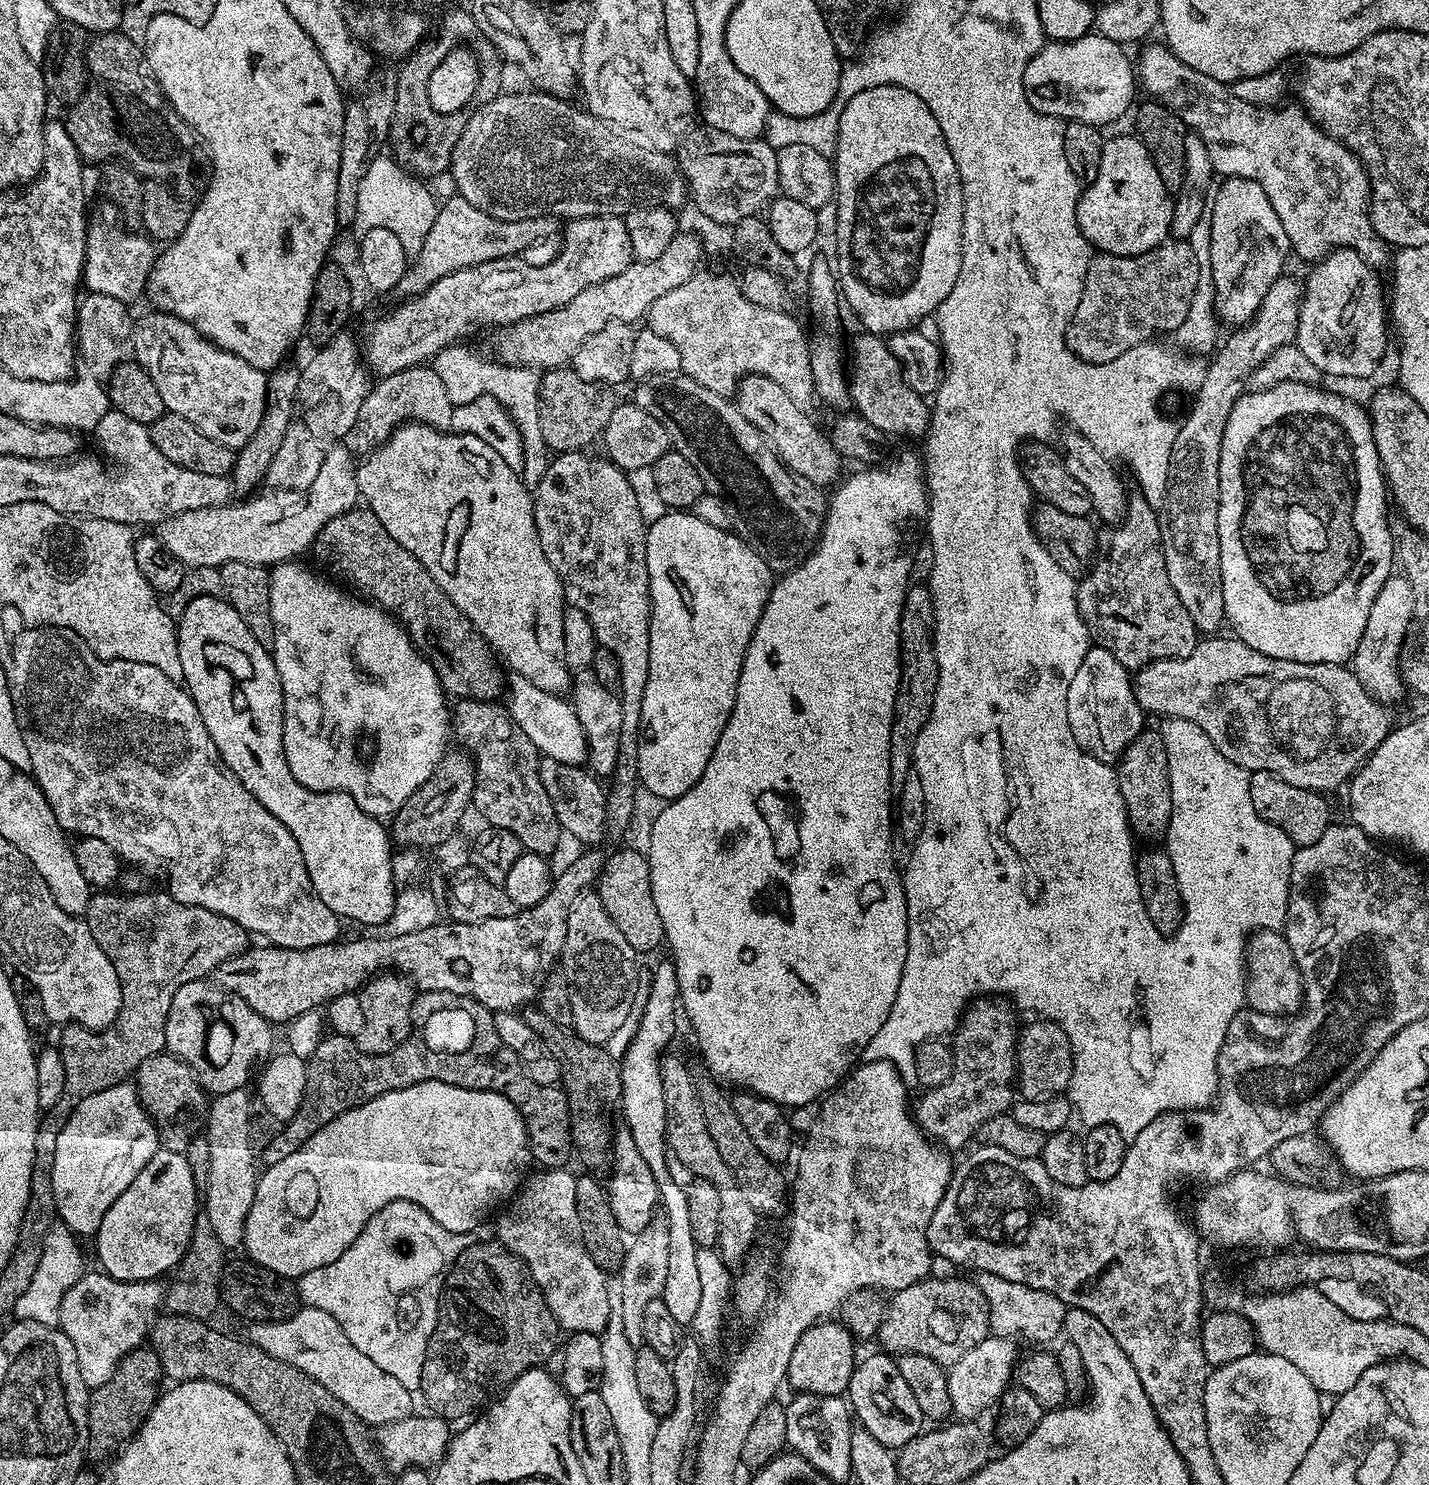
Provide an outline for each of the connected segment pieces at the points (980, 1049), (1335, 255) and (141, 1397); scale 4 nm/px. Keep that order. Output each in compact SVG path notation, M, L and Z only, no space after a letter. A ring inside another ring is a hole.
M977 998L968 1005L954 1033L956 1041L950 1044L950 1078L942 1086L927 1089L917 1104L915 1101L916 1123L926 1136L945 1149L967 1149L981 1126L990 1118L1005 1115L1017 1099L1017 1013L1007 1003L999 1004L998 1001L996 998Z
M1333 250L1311 268L1308 281L1305 279L1302 284L1304 296L1300 299L1300 321L1294 343L1325 377L1345 376L1348 380L1360 380L1379 366L1388 348L1390 324L1386 319L1386 288L1380 285L1380 276L1376 273L1379 271L1351 250Z
M141 1346L129 1352L114 1370L110 1382L91 1389L88 1397L88 1454L87 1459L104 1460L115 1457L135 1436L145 1416L150 1414L162 1395L160 1380L165 1379L160 1360L151 1347Z

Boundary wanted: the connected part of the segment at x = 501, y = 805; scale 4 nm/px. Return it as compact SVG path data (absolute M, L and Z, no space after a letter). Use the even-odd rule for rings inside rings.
M457 699L450 712L450 728L455 739L456 736L460 739L459 747L476 765L471 807L480 811L481 818L488 823L485 825L510 830L527 851L551 857L551 852L560 844L562 829L554 802L550 802L550 794L546 794L546 786L542 786L542 757L534 742L512 721L507 707L491 700Z

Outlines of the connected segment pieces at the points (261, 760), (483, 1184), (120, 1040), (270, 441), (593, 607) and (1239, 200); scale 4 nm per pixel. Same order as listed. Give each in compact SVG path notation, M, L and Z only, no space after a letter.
M206 596L198 597L197 600L189 602L184 612L178 617L176 641L178 642L178 658L182 658L183 687L191 696L194 706L198 706L198 714L206 726L210 738L214 738L214 746L218 746L218 754L222 758L222 762L226 762L226 766L236 775L238 782L242 782L242 786L246 786L246 790L250 790L250 794L254 794L254 798L258 798L258 802L262 802L262 806L266 806L266 810L270 810L270 814L274 814L274 818L278 818L278 822L282 822L282 826L286 826L286 830L290 830L290 834L294 834L294 842L298 842L298 850L302 850L302 862L306 862L306 870L310 874L310 882L314 886L318 898L322 898L322 902L326 902L326 906L330 906L330 910L334 910L334 914L345 921L353 920L356 924L372 924L372 926L387 923L391 915L394 914L398 893L398 885L396 886L396 877L398 876L393 869L394 844L390 839L389 829L385 825L383 828L380 825L383 823L377 817L367 816L358 806L358 802L354 802L354 798L350 798L350 794L345 792L315 792L299 784L294 778L294 774L290 774L290 766L286 762L284 743L282 742L282 734L284 733L282 682L278 678L278 670L272 661L271 651L263 648L258 642L258 638L254 638L248 633L246 622L242 622L242 618L236 616L236 613L232 610L232 605L227 600Z
M427 1080L398 1090L390 1090L378 1098L367 1100L357 1108L351 1108L338 1114L338 1118L334 1118L326 1126L322 1126L322 1130L318 1130L318 1134L314 1134L298 1150L294 1150L294 1154L286 1154L286 1158L282 1158L282 1162L269 1164L259 1173L254 1190L254 1206L250 1206L250 1214L246 1214L246 1234L242 1248L243 1251L248 1251L245 1253L247 1259L252 1263L262 1266L266 1270L274 1270L274 1274L296 1282L301 1276L310 1274L310 1270L330 1266L330 1262L342 1258L342 1254L346 1254L346 1250L350 1250L354 1238L358 1238L358 1234L362 1234L366 1222L370 1222L370 1218L374 1218L374 1214L378 1214L378 1210L382 1210L382 1206L395 1200L405 1200L422 1206L422 1210L426 1210L426 1214L430 1214L430 1218L434 1218L434 1222L438 1222L438 1226L446 1226L446 1230L475 1233L476 1227L488 1215L491 1217L501 1205L516 1195L520 1185L529 1175L528 1163L531 1165L533 1160L532 1145L528 1143L528 1131L524 1125L522 1114L516 1109L514 1102L506 1099L503 1092L483 1092L437 1080Z
M116 890L97 891L89 898L83 919L88 921L88 929L94 942L102 946L102 954L110 958L118 974L118 982L122 986L122 1006L116 1015L116 1021L108 1028L93 1030L83 1028L81 1024L66 1024L61 1027L58 1047L66 1066L66 1086L63 1101L50 1112L56 1122L67 1120L80 1100L90 1098L90 1094L98 1094L98 1090L125 1083L136 1068L146 1062L146 1058L165 1051L166 1034L162 1027L162 1014L170 1010L170 1002L174 1002L176 991L186 982L211 977L216 968L222 966L222 962L242 954L250 947L250 933L238 926L238 922L214 910L178 902L164 890L140 892L137 896L128 897L119 896Z
M296 366L294 368L288 367L273 368L271 372L267 373L268 405L264 407L260 425L258 430L254 430L254 435L250 438L250 442L243 444L236 452L236 465L232 467L230 473L231 487L237 493L251 493L256 490L251 490L251 488L256 488L259 484L263 485L265 483L270 462L274 458L274 454L278 454L278 450L282 446L282 438L286 438L286 430L292 425L292 417L296 407L296 395L298 394L300 368Z
M587 451L579 452L562 452L551 457L546 474L542 474L542 482L538 482L534 489L534 522L538 530L538 538L542 542L542 554L546 554L546 562L550 562L550 566L554 566L554 570L558 574L558 578L564 587L564 599L567 607L582 610L582 614L590 622L590 626L596 635L596 642L599 647L605 648L607 652L611 652L613 658L616 659L618 666L618 674L620 675L620 683L618 685L618 695L622 702L622 738L618 738L618 762L614 766L610 783L606 788L608 801L606 802L606 810L608 811L607 835L620 836L632 824L632 815L636 812L636 788L638 792L638 746L640 745L640 715L642 714L642 698L646 694L646 678L650 678L650 622L652 621L652 599L650 598L650 590L648 589L648 567L646 566L646 542L648 541L648 530L646 527L646 519L644 520L644 512L640 509L640 500L636 497L636 488L631 484L629 473L624 469L613 464L607 458L599 460L596 456L587 456Z
M1229 176L1223 181L1220 189L1215 189L1210 200L1210 262L1212 263L1212 281L1216 290L1216 315L1232 326L1249 324L1256 316L1258 306L1262 306L1262 298L1266 298L1266 290L1274 286L1274 282L1285 271L1284 259L1290 256L1286 230L1282 230L1282 222L1278 222L1278 214L1274 214L1274 206L1270 206L1270 198L1266 198L1266 190L1258 186L1258 182Z

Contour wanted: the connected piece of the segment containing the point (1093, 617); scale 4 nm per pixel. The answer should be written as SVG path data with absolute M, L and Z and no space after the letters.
M1133 495L1122 523L1109 527L1112 528L1109 532L1099 533L1095 560L1086 576L1093 592L1085 596L1083 593L1082 604L1086 609L1086 623L1091 639L1099 647L1110 650L1110 654L1114 654L1114 658L1118 658L1118 662L1122 662L1122 666L1129 670L1142 669L1155 660L1186 658L1198 643L1194 618L1190 618L1186 606L1182 606L1178 594L1174 594L1174 586L1170 586L1170 574L1166 574L1164 545L1160 543L1161 527L1162 520L1157 509L1151 508L1143 496Z

